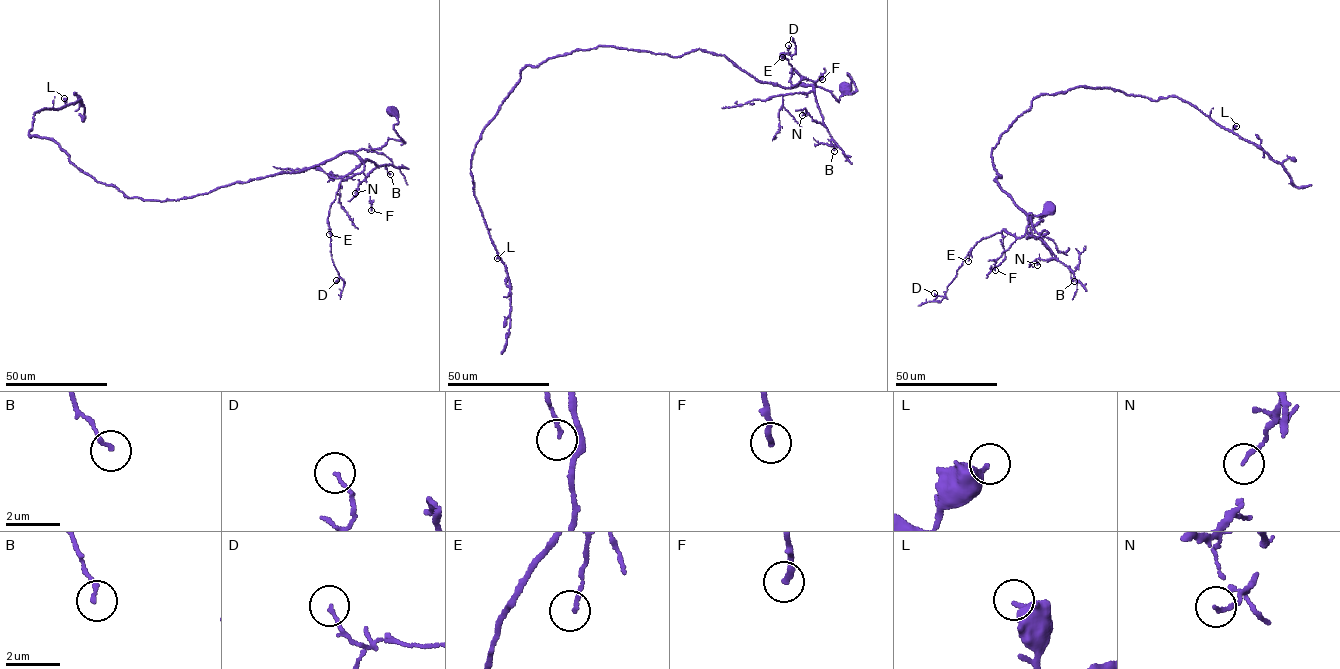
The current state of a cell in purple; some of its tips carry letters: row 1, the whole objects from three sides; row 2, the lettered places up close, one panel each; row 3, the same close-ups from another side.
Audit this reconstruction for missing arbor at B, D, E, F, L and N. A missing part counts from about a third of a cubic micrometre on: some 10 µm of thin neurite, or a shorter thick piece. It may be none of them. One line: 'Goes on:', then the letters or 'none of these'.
Goes on: none of these

